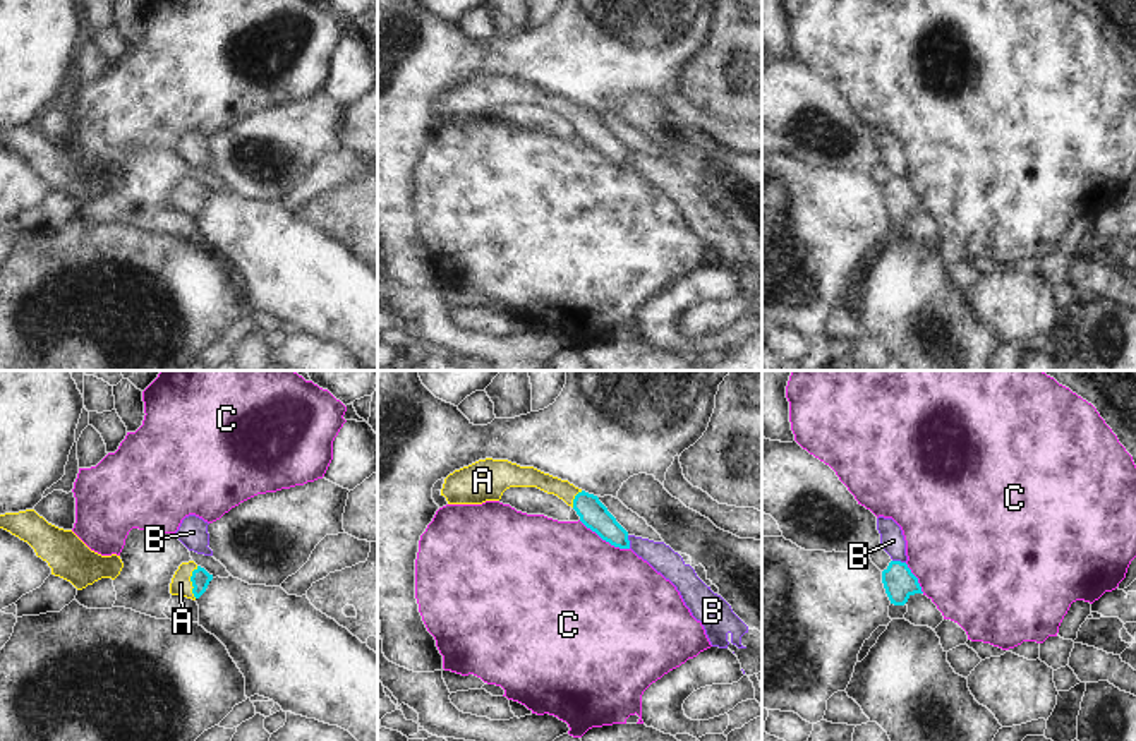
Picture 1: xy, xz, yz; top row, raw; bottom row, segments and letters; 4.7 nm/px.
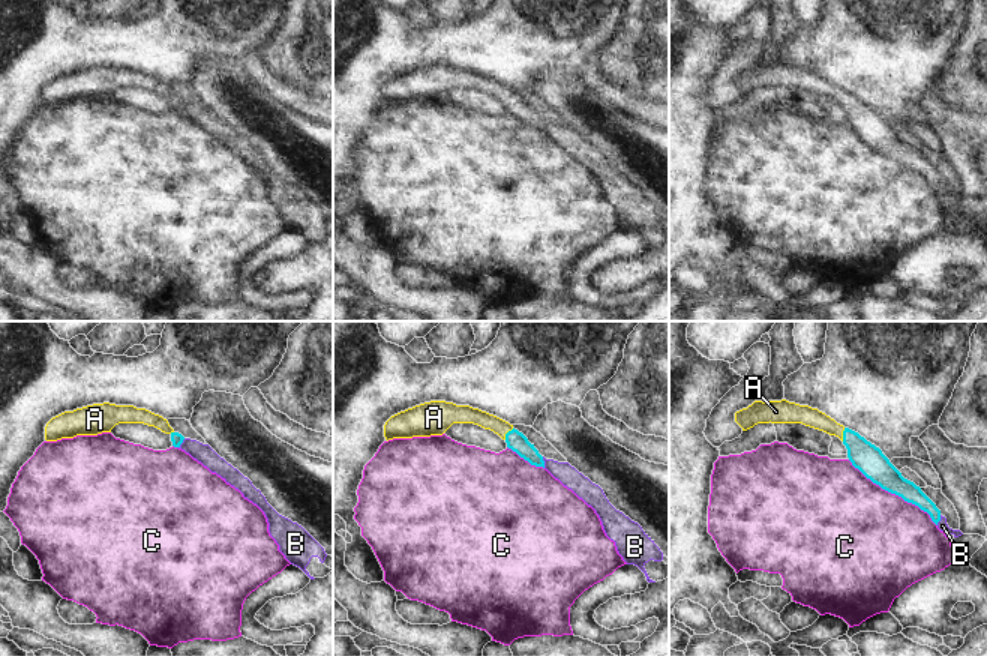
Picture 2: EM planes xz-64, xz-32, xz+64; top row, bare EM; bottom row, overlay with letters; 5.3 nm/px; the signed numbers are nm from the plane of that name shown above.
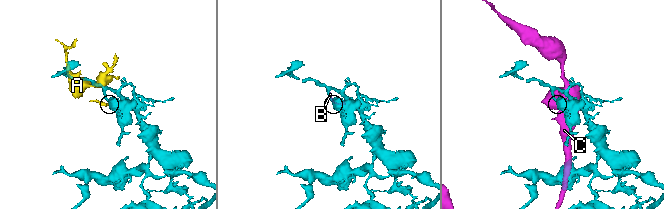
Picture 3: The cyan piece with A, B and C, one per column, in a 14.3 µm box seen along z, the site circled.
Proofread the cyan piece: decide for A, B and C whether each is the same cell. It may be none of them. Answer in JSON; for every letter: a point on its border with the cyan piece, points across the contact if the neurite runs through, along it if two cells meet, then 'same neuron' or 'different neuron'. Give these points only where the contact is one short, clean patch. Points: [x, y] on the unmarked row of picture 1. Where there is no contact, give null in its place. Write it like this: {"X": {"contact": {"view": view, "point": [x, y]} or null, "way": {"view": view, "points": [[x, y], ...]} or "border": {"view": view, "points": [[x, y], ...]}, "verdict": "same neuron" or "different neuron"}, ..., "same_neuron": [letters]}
{"A": {"contact": {"view": "xy", "point": [191, 196]}, "way": {"view": "xy", "points": [[199, 194], [191, 196], [181, 199]]}, "verdict": "same neuron"}, "B": {"contact": {"view": "xz", "point": [628, 158]}, "verdict": "different neuron"}, "C": {"contact": {"view": "xz", "point": [604, 155]}, "verdict": "different neuron"}, "same_neuron": ["A"]}

